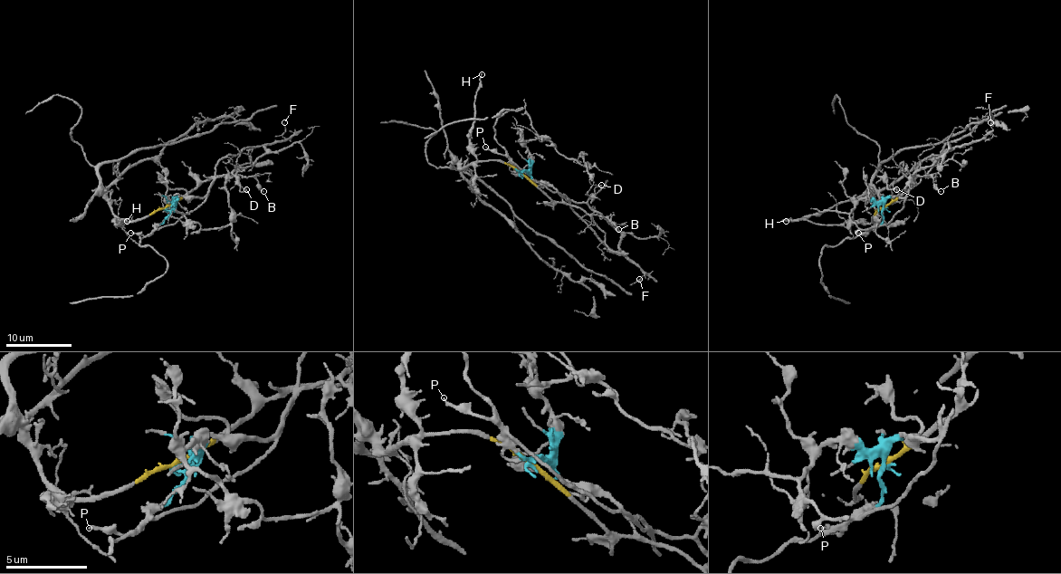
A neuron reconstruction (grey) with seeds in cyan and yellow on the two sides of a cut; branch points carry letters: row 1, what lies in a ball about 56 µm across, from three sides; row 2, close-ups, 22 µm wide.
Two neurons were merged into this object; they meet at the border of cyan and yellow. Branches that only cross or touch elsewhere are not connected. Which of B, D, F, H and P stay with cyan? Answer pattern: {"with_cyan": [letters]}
{"with_cyan": ["D", "F", "P"]}

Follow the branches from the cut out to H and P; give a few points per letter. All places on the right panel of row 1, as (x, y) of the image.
H: (884, 207), (869, 222), (845, 220), (833, 225), (818, 225), (807, 220), (786, 220)
P: (884, 207), (882, 222), (864, 235), (857, 234)

